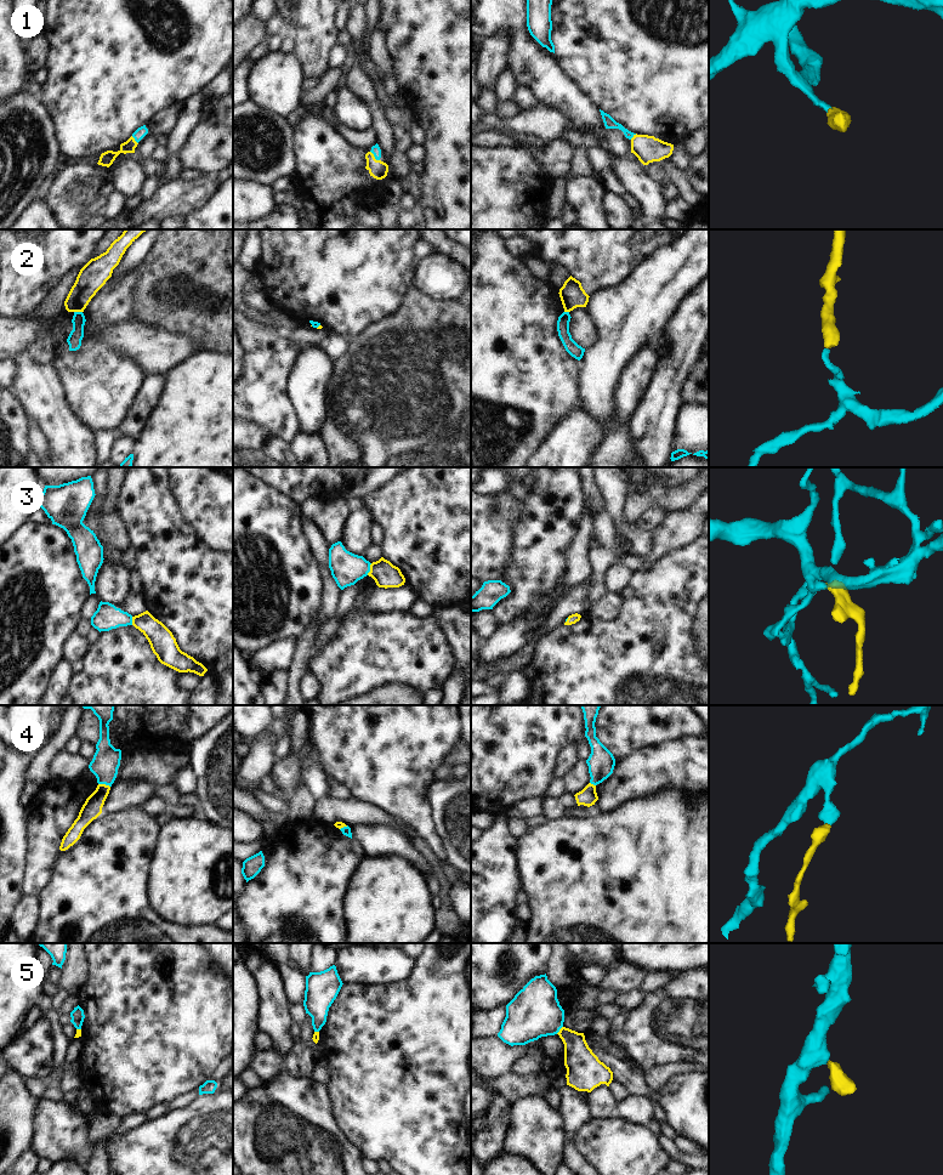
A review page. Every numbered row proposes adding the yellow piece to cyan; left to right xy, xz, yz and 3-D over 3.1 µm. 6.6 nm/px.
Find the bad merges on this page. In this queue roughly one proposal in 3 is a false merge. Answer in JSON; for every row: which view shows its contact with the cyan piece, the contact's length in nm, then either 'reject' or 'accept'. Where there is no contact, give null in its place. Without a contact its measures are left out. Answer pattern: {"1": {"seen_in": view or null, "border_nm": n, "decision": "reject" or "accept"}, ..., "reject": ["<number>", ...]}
{"1": {"seen_in": "xz", "border_nm": 90, "decision": "accept"}, "2": {"seen_in": "xy", "border_nm": 60, "decision": "reject"}, "3": {"seen_in": "xz", "border_nm": 90, "decision": "accept"}, "4": {"seen_in": "xy", "border_nm": 80, "decision": "reject"}, "5": {"seen_in": "yz", "border_nm": 70, "decision": "reject"}, "reject": ["2", "4", "5"]}

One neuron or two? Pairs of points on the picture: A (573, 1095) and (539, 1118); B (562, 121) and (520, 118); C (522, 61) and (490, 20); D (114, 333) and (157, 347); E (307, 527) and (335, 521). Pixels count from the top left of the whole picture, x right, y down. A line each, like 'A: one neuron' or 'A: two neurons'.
A: two neurons
B: one neuron
C: one neuron
D: one neuron
E: two neurons

